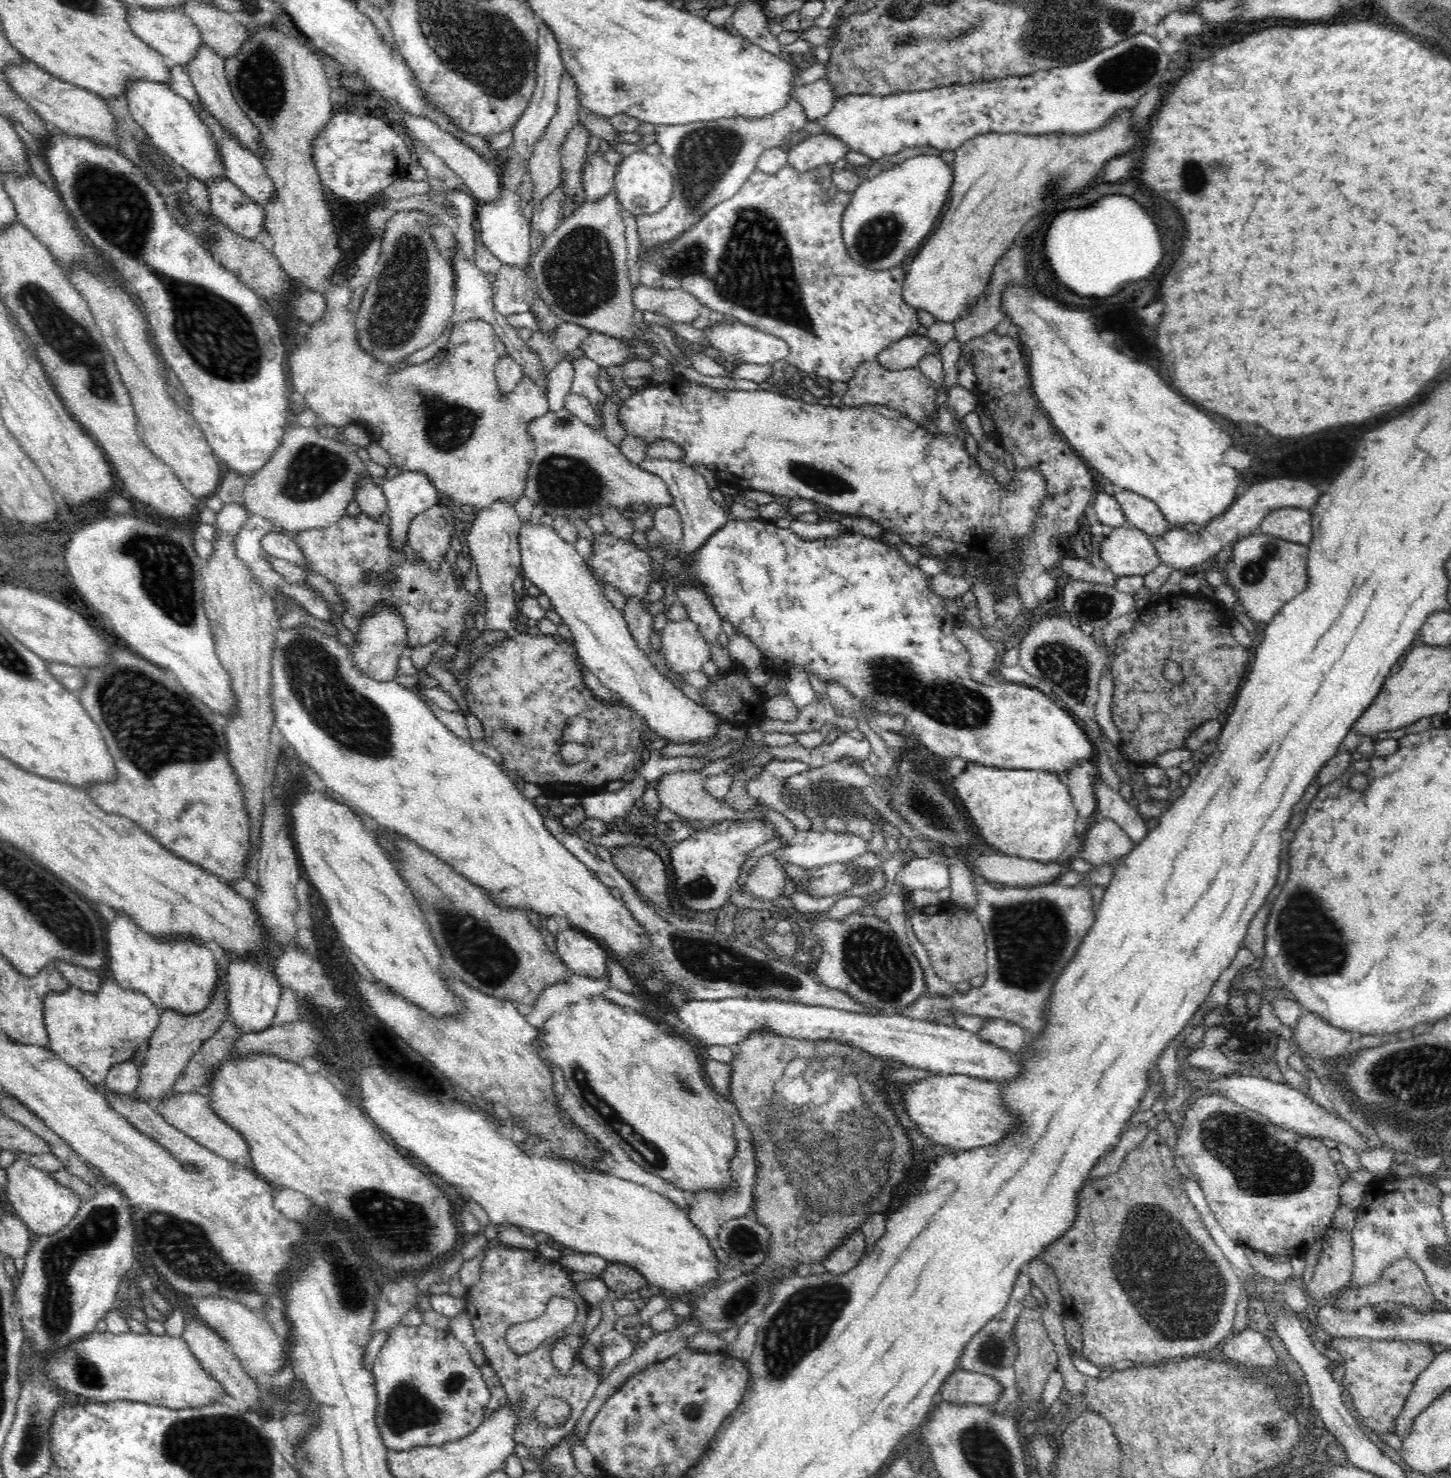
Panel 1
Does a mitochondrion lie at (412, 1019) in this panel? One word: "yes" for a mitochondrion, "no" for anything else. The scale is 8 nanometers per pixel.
no

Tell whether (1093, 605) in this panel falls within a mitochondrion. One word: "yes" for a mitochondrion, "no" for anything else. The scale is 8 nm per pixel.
yes

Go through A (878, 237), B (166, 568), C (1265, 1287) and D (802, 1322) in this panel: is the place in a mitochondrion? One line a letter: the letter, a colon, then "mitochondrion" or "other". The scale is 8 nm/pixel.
A: mitochondrion
B: mitochondrion
C: other
D: mitochondrion

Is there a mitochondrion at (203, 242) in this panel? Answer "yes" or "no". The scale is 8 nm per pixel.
no

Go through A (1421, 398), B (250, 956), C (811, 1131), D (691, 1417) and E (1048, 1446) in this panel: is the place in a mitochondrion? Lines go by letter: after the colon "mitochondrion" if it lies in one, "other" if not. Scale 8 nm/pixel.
A: other
B: other
C: mitochondrion
D: mitochondrion
E: other

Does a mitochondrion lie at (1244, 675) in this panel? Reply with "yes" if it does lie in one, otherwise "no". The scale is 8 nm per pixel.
no

